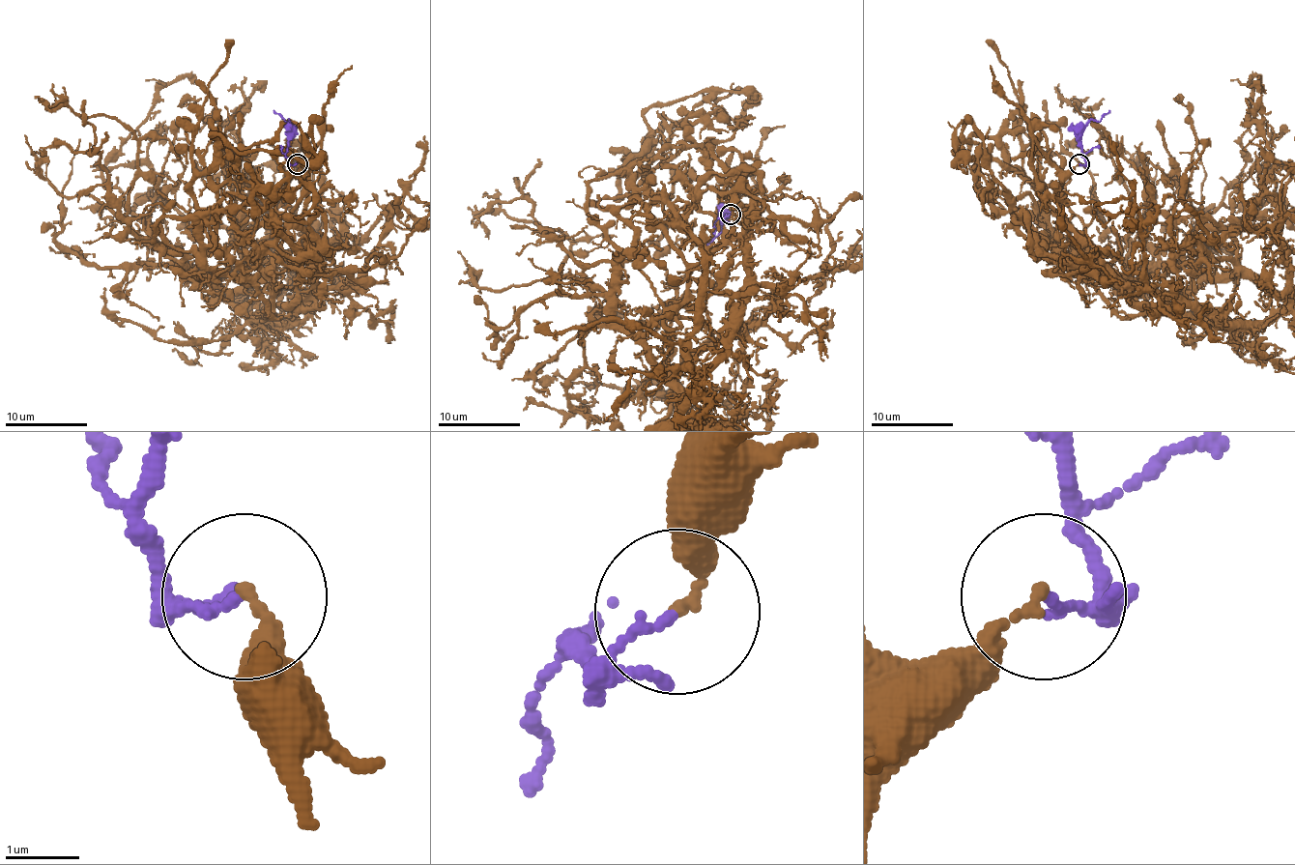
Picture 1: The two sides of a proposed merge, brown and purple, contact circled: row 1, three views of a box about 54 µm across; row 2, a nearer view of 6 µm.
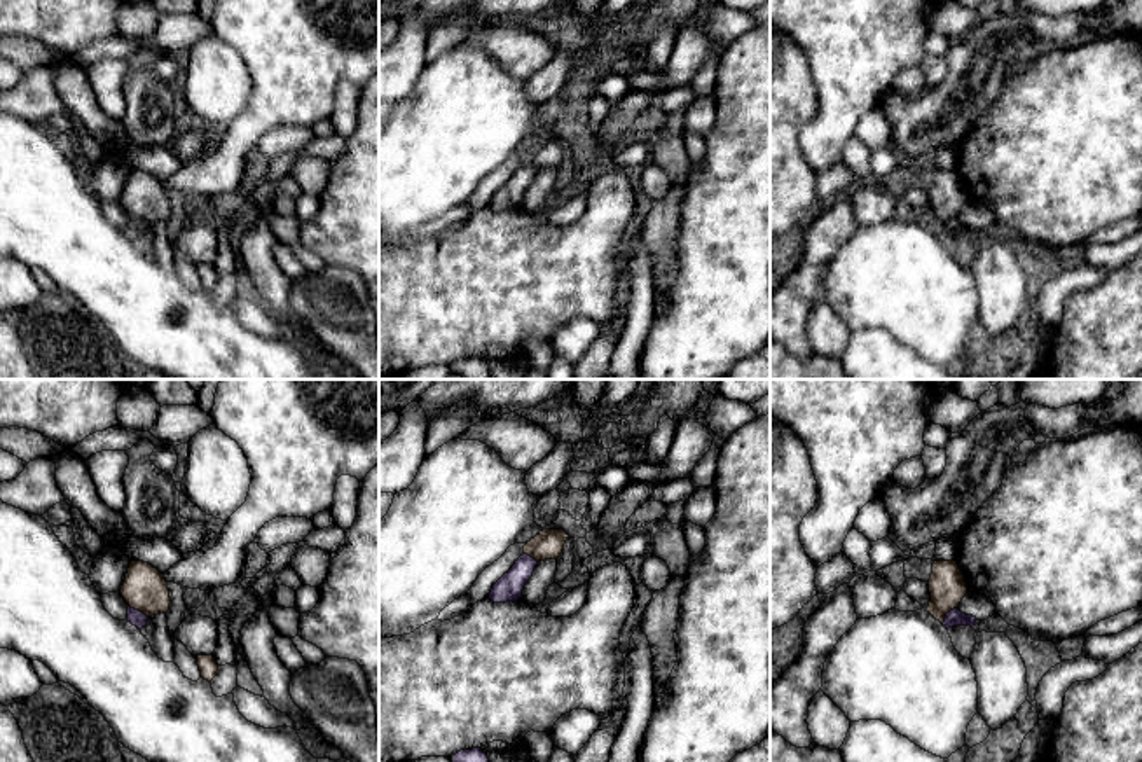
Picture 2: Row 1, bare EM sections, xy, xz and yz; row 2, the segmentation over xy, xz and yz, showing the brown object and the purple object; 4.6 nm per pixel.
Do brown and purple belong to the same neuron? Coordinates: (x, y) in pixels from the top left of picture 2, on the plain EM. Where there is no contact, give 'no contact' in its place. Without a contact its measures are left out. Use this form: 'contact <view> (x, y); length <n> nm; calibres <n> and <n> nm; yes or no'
contact yz (947, 221); length 100 nm; calibres 170 and 80 nm; no

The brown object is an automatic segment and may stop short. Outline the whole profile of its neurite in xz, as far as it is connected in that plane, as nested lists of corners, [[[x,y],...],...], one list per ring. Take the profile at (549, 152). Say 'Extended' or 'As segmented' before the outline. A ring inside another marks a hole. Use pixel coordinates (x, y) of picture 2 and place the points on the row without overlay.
As segmented. [[[543,138],[524,154],[524,163],[536,170],[557,168],[568,145],[564,138]]]

